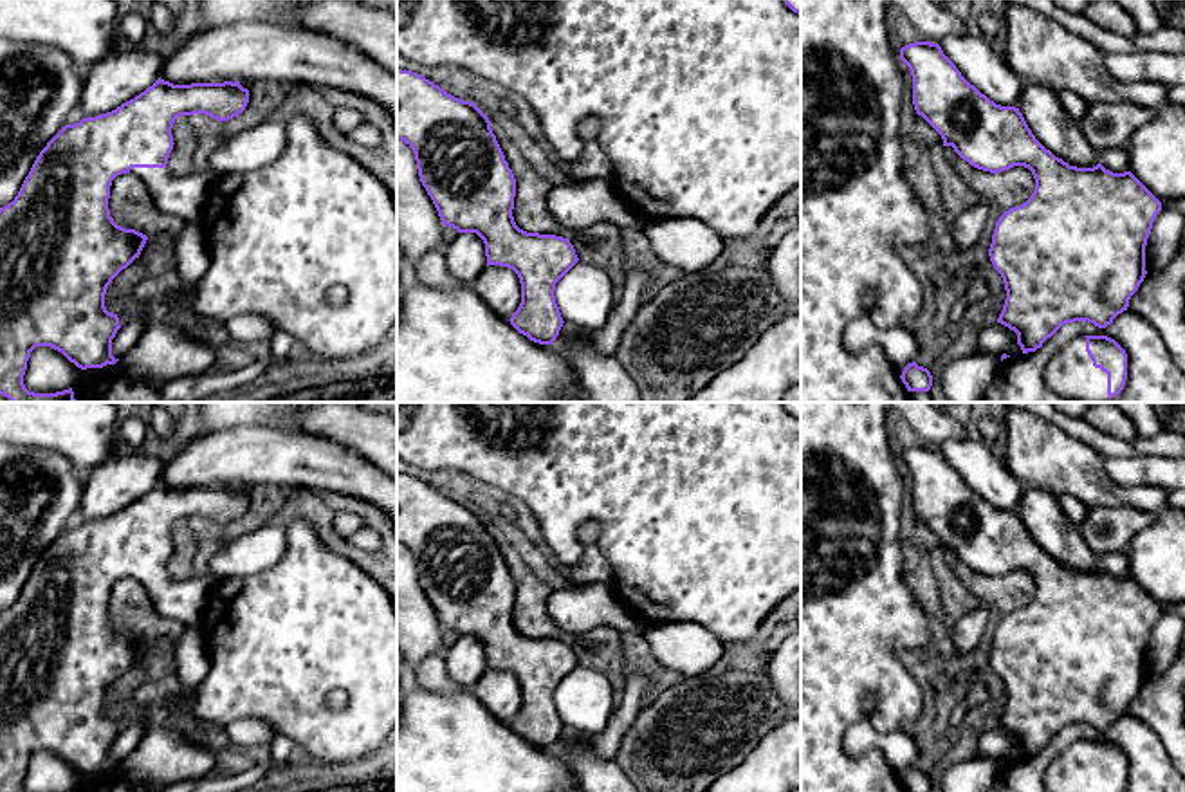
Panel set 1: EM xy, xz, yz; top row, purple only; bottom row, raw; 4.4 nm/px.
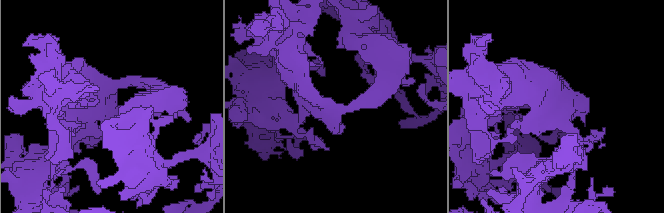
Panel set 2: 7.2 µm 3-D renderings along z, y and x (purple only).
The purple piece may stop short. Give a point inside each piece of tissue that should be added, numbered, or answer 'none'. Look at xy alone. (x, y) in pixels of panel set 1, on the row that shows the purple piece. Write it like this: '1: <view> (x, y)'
1: xy (183, 195)

